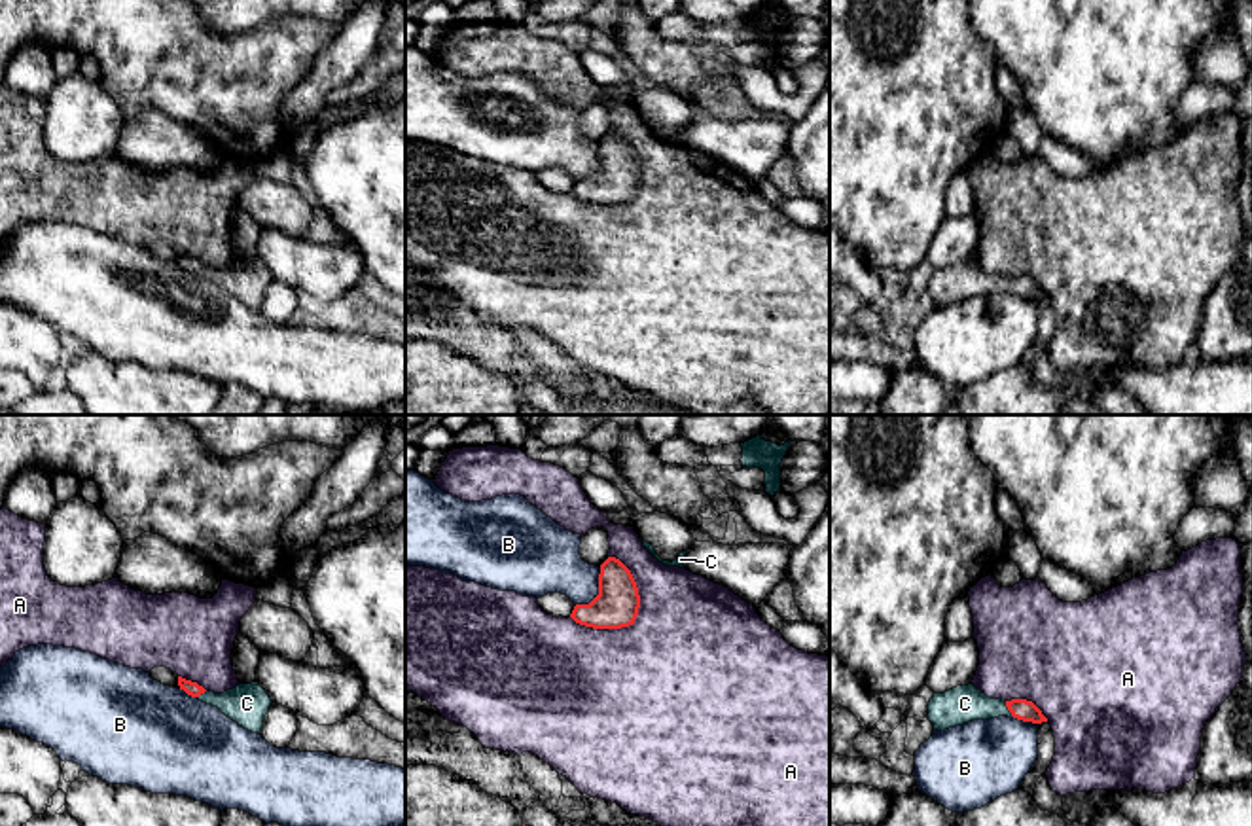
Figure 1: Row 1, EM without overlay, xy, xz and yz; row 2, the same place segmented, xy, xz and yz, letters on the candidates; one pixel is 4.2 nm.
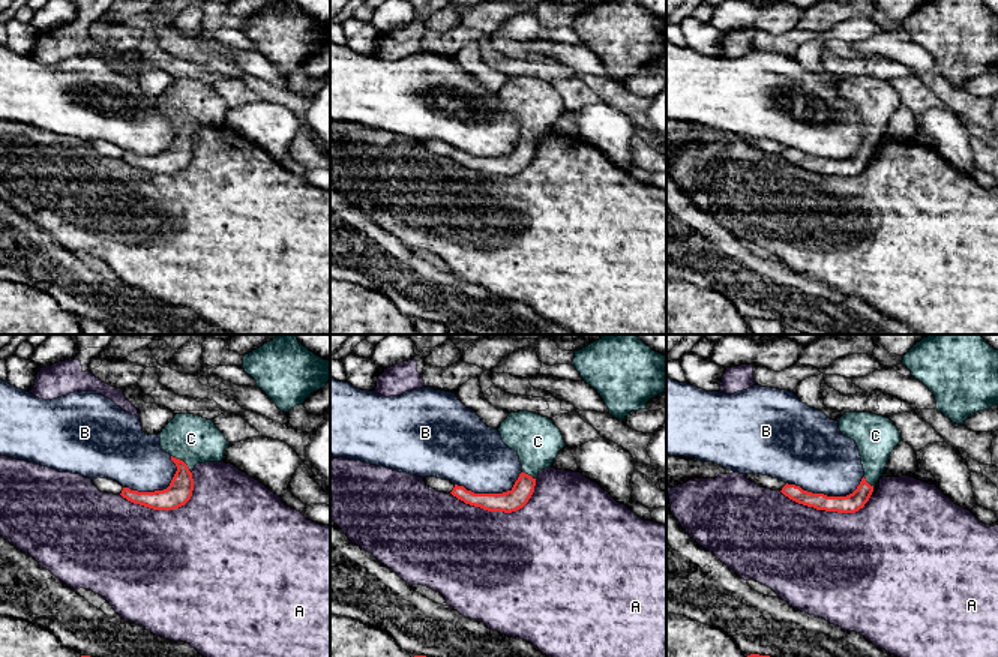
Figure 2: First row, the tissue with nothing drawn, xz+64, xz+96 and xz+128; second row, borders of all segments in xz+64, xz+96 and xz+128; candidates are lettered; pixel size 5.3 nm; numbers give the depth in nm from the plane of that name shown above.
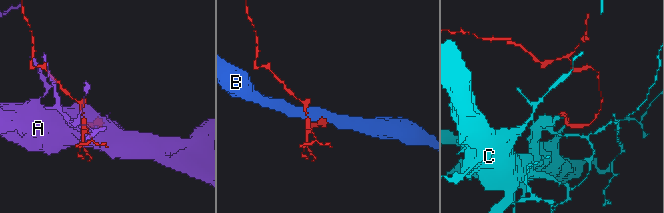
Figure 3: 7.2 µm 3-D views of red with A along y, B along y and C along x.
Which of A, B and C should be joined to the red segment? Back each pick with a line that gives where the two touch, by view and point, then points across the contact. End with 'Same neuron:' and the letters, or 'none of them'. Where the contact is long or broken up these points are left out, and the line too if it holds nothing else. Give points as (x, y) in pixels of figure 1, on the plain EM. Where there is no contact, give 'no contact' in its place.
C: contact yz (1008, 285); way yz (1021, 285), (1008, 285), (965, 279)
Same neuron: C

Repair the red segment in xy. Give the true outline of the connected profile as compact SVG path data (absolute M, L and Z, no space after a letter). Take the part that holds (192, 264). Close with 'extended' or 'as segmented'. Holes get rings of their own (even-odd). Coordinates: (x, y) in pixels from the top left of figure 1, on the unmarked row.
M178 252L178 261L188 271L199 277L218 282L227 294L242 301L252 309L259 309L263 303L265 290L273 280L267 267L258 260L239 260L224 269L214 269L199 261L197 258Z; extended

